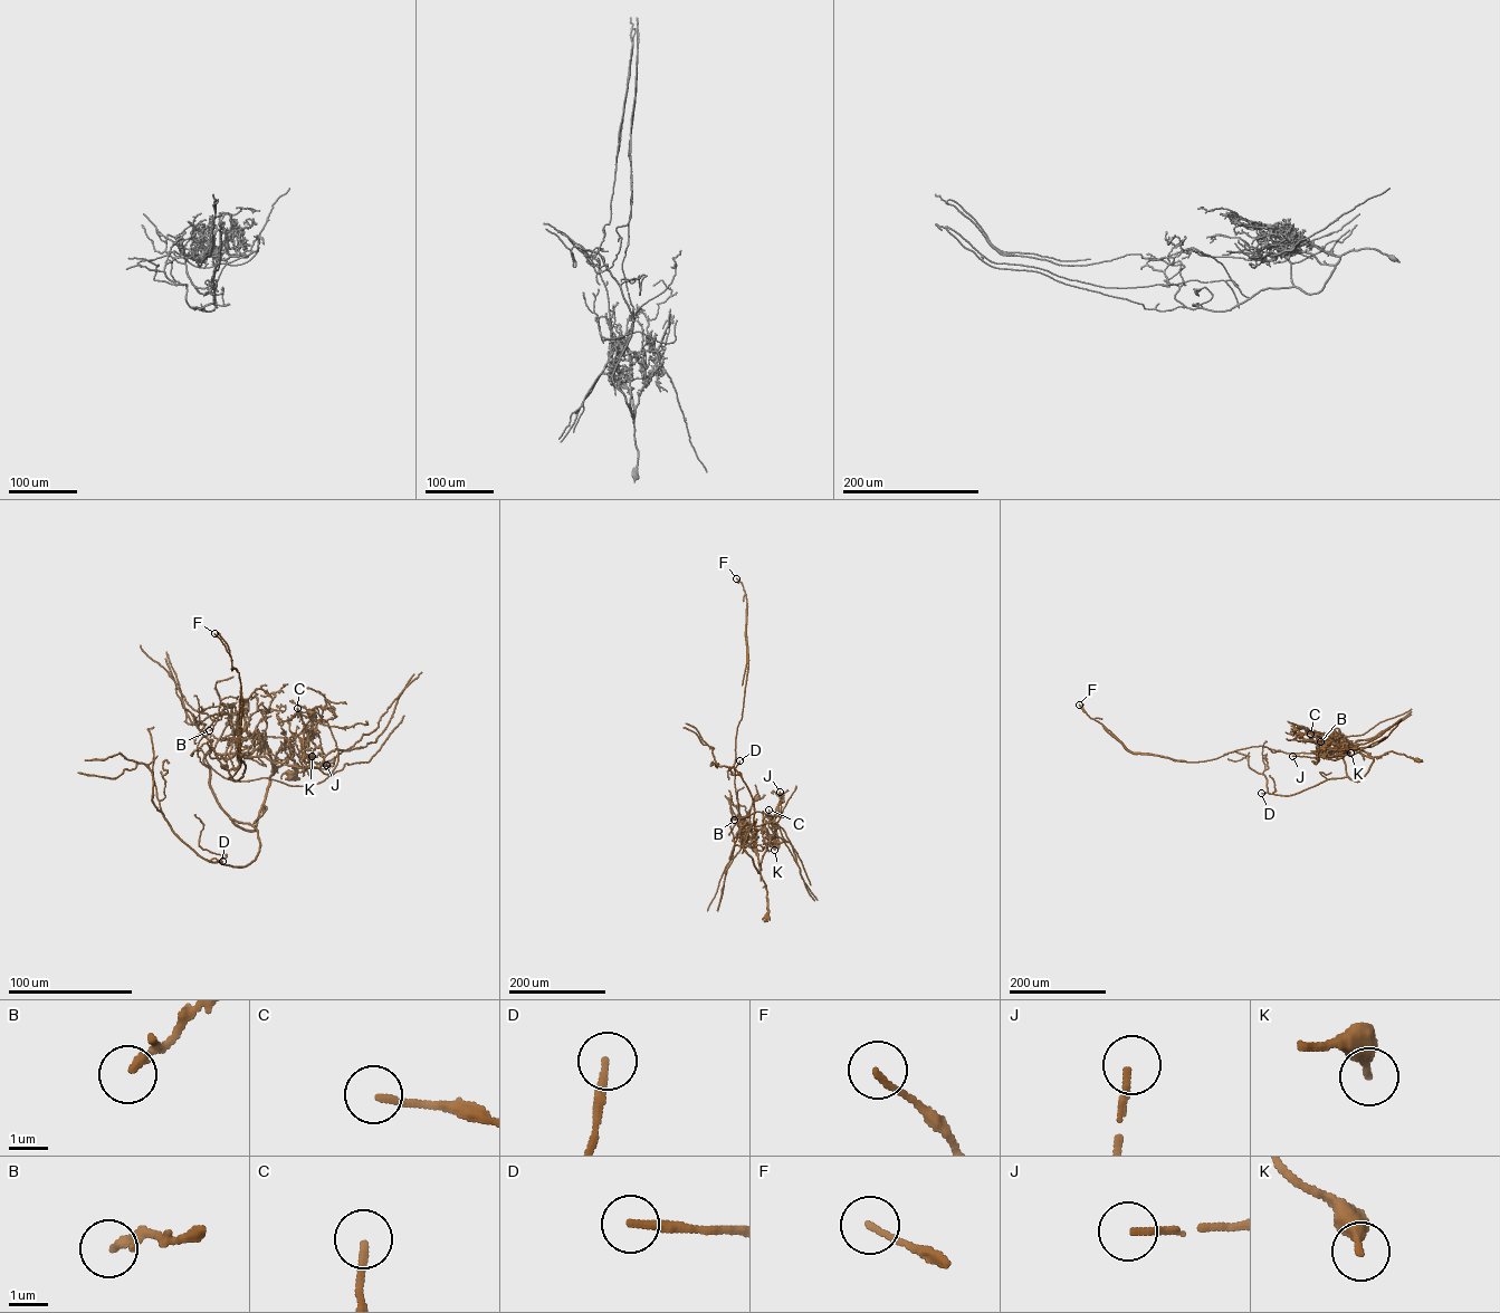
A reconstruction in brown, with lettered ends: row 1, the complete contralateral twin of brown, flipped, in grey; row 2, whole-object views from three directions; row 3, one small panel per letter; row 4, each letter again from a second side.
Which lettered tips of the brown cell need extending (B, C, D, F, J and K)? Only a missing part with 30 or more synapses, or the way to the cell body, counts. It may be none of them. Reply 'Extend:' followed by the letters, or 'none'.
Extend: D, J

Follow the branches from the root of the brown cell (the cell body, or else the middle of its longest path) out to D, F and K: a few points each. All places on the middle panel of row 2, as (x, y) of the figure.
D: (765, 917), (765, 885), (743, 846), (753, 823), (754, 807), (748, 789), (735, 768), (739, 760)
F: (765, 917), (757, 854), (746, 831), (736, 833), (743, 821), (734, 766), (748, 658), (746, 595), (736, 578)
K: (765, 917), (767, 892), (761, 863), (767, 846), (770, 844), (774, 850)

